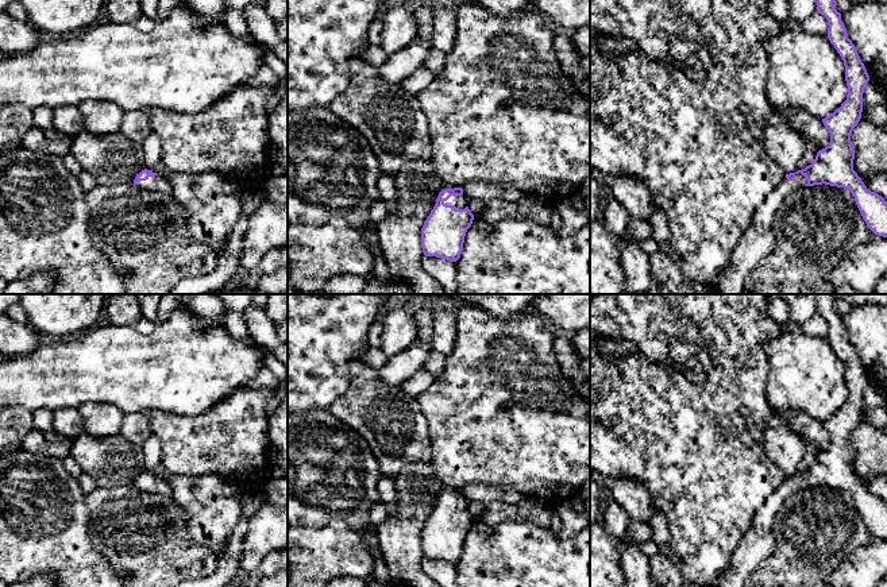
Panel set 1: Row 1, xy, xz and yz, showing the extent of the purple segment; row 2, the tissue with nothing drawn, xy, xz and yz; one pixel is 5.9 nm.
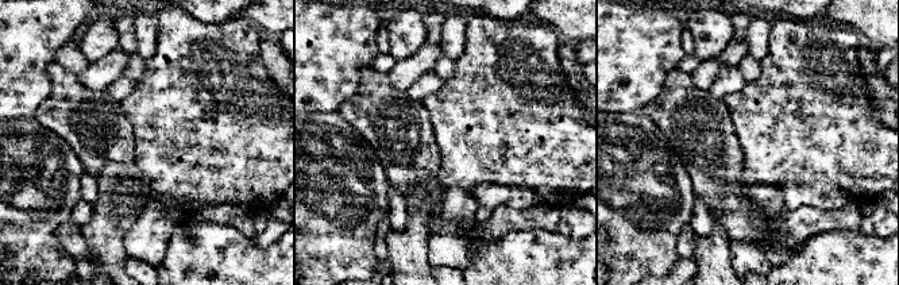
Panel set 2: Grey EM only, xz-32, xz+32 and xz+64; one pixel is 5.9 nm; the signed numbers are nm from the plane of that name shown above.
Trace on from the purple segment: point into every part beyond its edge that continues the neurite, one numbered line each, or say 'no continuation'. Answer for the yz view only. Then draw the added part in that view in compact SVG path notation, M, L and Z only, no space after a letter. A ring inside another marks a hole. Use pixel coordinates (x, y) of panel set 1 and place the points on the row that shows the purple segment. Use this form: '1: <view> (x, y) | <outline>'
1: yz (759, 240) | M797 173L792 181L784 177L763 200L753 213L751 228L733 250L728 267L714 282L718 294L744 293L744 283L749 274L776 247L774 219L778 208L791 192L805 188L806 184L807 179L801 173Z

